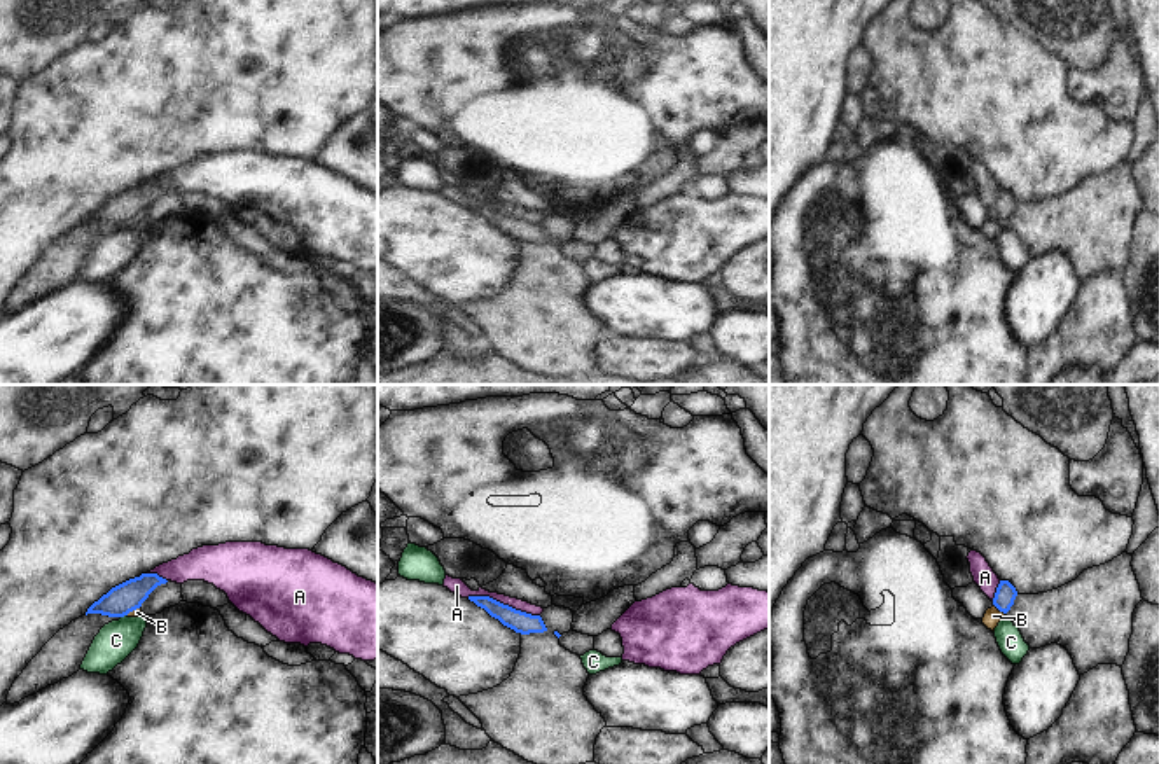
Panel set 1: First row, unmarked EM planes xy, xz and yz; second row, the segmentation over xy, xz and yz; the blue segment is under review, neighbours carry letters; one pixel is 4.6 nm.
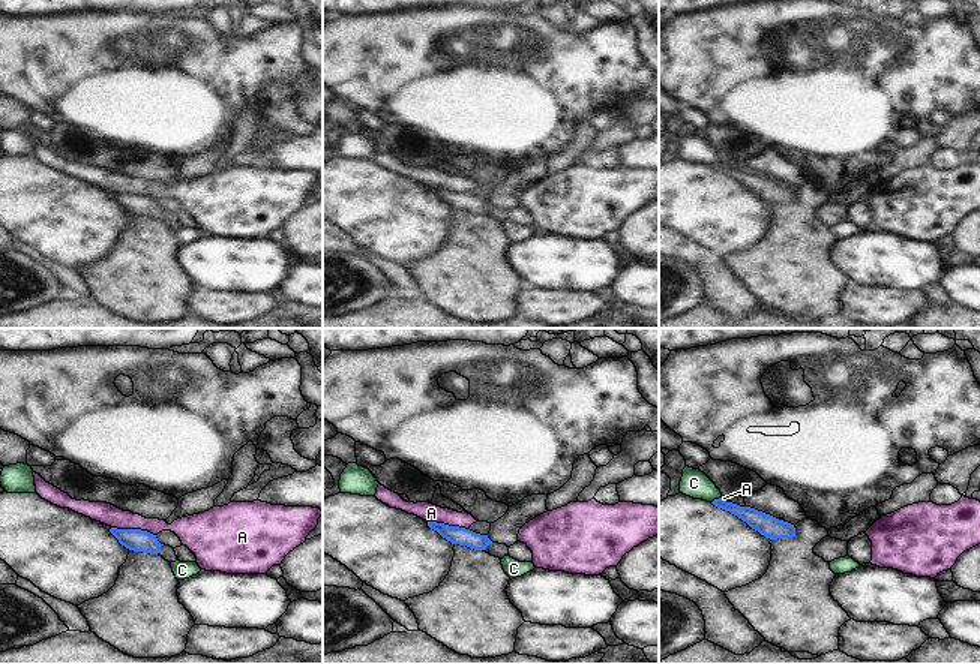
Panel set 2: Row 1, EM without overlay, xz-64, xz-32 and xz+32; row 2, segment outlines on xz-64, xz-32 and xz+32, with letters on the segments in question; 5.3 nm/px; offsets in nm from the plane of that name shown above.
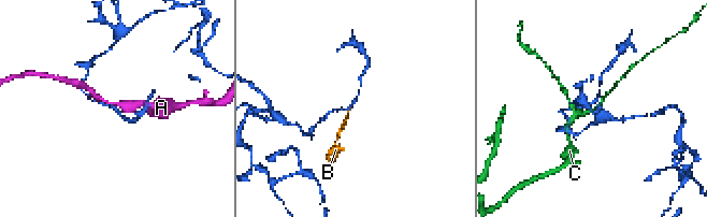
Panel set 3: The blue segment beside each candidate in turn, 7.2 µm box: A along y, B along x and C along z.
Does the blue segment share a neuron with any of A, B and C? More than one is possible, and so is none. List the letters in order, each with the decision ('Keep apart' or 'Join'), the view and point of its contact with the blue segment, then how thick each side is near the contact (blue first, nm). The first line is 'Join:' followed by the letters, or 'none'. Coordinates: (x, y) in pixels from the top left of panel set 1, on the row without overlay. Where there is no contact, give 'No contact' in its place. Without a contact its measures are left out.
Join: none
A: Keep apart. Touches blue at xz (502, 212). Thickness 100 nm (blue) against 70 nm
B: Keep apart. Touches blue at yz (999, 217). Thickness 100 nm (blue) against 80 nm
C: Keep apart. Touches blue at xy (123, 224). Thickness 140 nm (blue) against 180 nm.

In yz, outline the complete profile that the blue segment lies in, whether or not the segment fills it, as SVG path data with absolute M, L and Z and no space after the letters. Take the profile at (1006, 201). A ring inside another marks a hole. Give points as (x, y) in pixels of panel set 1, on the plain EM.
M1000 189L993 206L993 213L1000 220L1007 222L1010 215L1014 213L1016 205L1017 205L1016 196L1009 189Z

